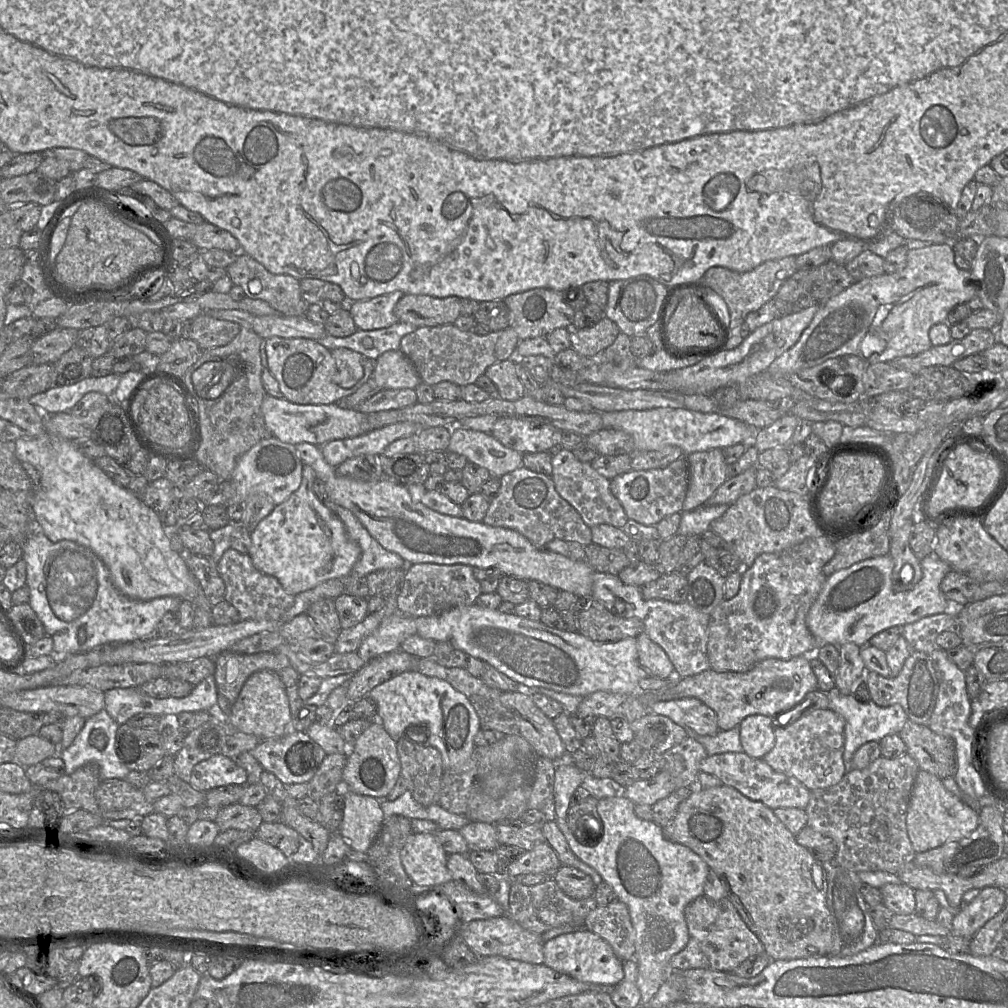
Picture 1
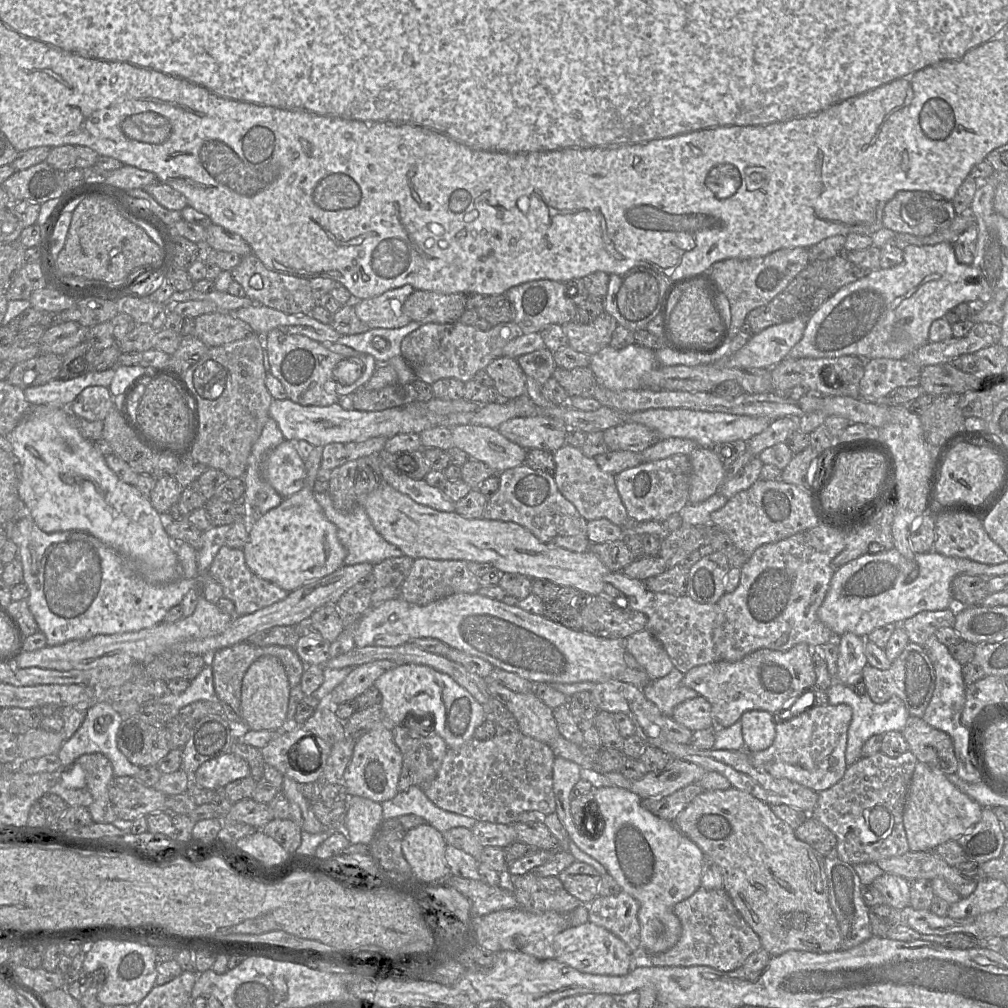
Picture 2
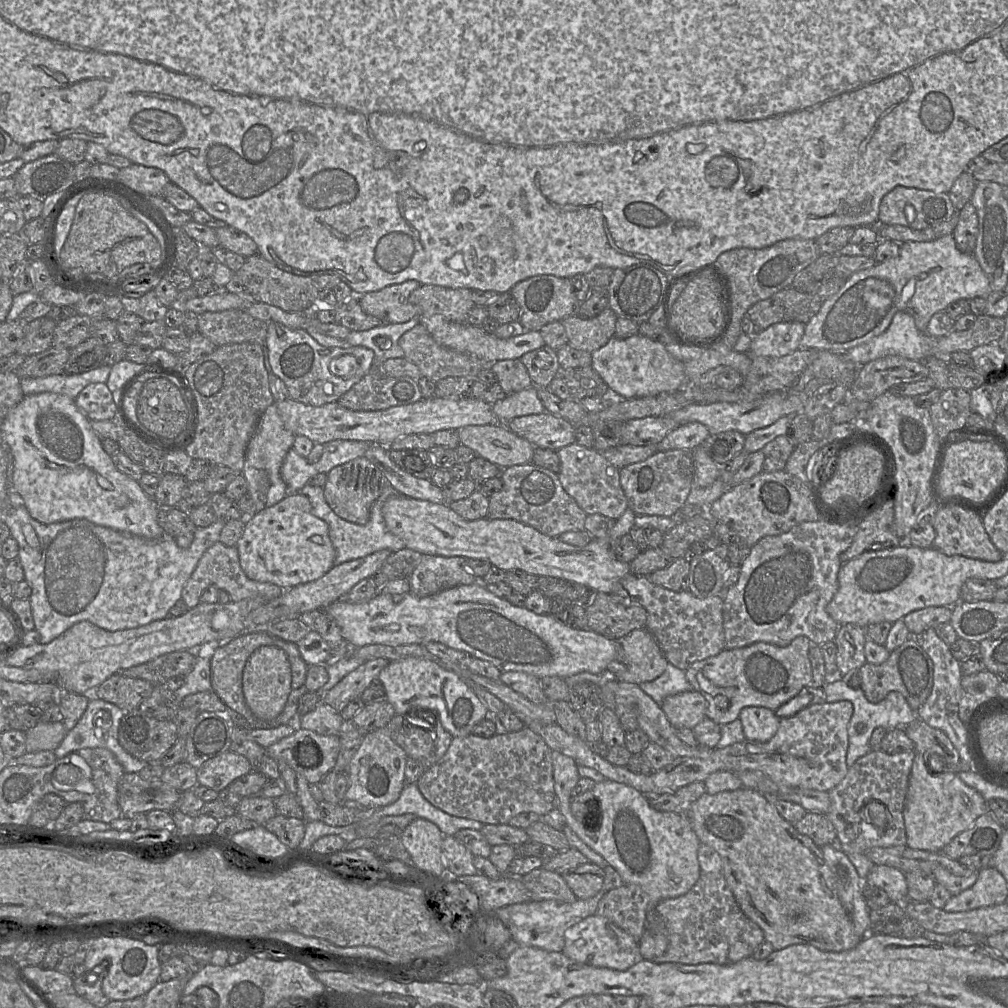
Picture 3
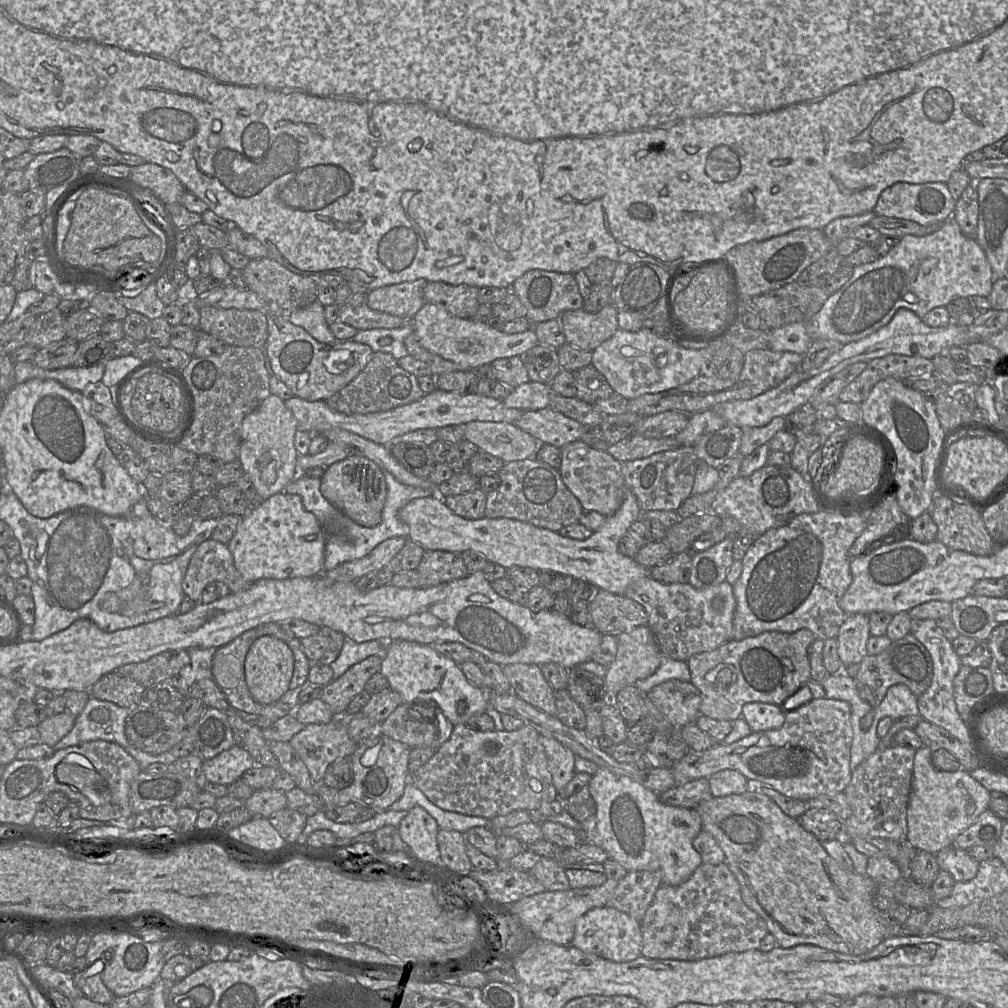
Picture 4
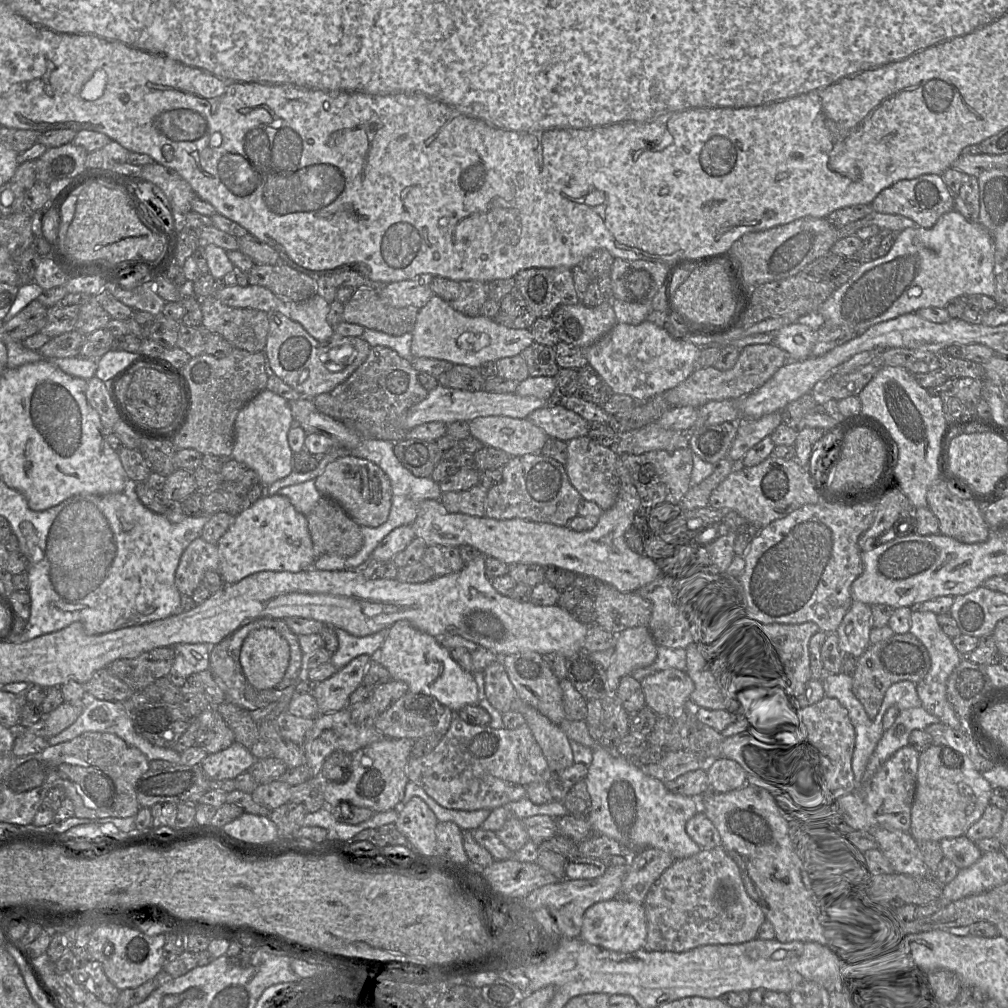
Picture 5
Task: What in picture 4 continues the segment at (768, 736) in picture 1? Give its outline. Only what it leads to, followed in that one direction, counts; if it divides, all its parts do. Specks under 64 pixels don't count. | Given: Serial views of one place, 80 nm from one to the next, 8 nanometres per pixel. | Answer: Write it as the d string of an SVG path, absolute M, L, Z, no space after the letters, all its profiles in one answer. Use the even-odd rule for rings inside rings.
M753 702L743 706L741 717L745 719L752 732L761 732L782 727L785 714L781 706Z

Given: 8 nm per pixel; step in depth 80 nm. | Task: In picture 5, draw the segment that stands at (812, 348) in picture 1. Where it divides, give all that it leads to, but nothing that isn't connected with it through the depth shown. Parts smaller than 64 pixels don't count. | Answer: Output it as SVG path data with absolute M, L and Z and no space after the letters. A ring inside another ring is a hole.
M953 209L942 215L931 228L916 226L897 233L893 246L885 256L863 263L845 284L835 289L818 311L825 324L849 328L861 335L878 323L915 313L922 308L945 308L956 297L994 297L997 271L994 243L989 232L979 222L968 221Z

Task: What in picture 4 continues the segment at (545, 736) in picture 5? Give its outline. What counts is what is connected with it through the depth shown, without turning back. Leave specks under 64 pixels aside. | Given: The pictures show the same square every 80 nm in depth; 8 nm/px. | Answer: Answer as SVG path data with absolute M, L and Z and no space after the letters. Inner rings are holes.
M540 735L540 742L545 748L548 768L559 797L559 793L576 773L575 755L569 748L556 739Z

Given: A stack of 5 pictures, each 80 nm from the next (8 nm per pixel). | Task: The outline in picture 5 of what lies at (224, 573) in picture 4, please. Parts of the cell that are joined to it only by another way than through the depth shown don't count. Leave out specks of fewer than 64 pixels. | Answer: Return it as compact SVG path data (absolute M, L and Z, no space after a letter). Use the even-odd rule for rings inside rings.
M197 538L182 553L175 573L175 584L181 595L191 597L207 571L219 573L218 549L216 544Z

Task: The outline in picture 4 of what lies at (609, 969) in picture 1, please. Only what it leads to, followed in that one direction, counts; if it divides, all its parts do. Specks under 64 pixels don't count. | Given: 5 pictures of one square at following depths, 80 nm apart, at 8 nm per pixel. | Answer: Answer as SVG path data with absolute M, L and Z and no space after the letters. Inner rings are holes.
M604 906L589 910L575 924L571 945L586 953L595 954L613 962L629 962L641 955L641 923L615 908Z

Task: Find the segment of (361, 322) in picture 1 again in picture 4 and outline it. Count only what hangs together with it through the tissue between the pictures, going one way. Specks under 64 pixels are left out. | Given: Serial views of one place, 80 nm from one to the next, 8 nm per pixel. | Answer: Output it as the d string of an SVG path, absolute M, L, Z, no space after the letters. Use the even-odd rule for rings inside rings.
M425 279L406 281L377 288L367 293L368 306L380 312L412 319L425 304L423 288Z

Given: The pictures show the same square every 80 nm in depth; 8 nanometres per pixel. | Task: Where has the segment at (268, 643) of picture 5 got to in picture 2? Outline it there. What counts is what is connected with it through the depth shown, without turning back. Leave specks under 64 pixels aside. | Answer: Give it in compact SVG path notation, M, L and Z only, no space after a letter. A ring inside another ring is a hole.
M275 656L258 658L247 669L241 689L239 716L243 725L251 730L282 731L288 725L287 710L291 686L284 666Z

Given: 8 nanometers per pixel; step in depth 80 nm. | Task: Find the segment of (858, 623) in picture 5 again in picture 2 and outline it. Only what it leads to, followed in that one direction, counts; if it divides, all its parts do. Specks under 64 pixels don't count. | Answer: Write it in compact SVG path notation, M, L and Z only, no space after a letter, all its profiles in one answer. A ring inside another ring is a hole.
M847 632L838 638L838 642L840 651L836 681L852 686L853 675L861 673L867 665L865 638Z

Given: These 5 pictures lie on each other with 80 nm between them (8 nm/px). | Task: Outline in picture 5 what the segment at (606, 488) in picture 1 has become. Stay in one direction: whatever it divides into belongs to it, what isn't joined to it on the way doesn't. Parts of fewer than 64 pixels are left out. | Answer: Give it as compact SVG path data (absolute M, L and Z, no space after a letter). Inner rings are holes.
M587 436L572 439L567 443L565 471L570 484L582 501L595 503L602 512L611 509L618 497L619 479L616 469L618 457L613 449L604 447Z

